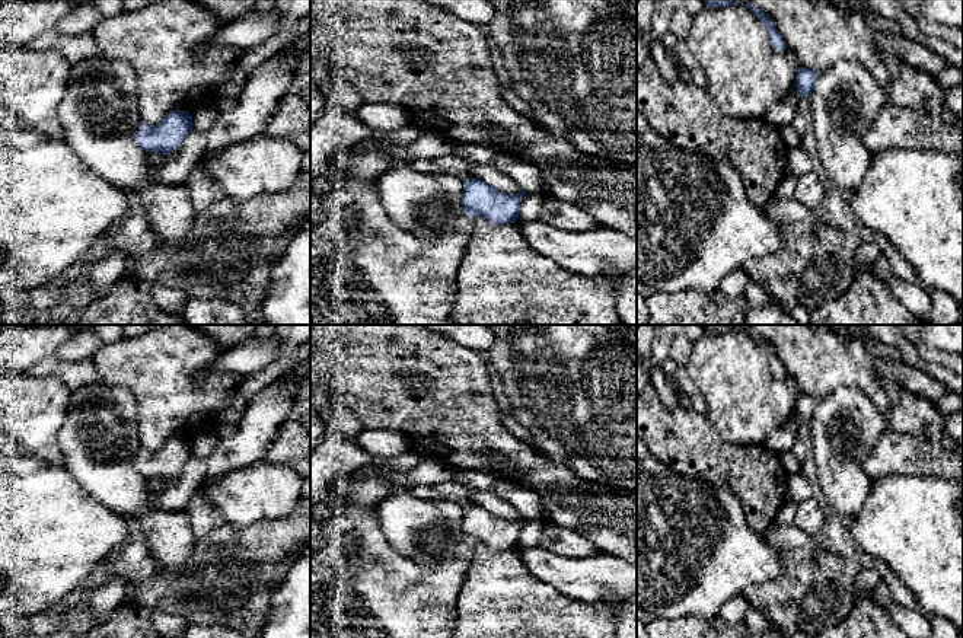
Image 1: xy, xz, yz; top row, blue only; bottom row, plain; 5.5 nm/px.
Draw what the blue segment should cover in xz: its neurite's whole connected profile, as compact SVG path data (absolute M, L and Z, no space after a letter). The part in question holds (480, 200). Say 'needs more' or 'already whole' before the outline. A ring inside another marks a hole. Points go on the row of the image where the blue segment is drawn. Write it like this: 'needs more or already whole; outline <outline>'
needs more; outline M366 141L338 151L325 173L339 176L335 185L353 194L355 211L344 236L316 240L310 245L310 325L457 325L453 319L456 275L469 242L473 220L485 217L492 224L516 223L520 202L527 192L523 189L519 194L500 192L481 179L472 178L465 182L462 194L465 216L456 229L441 237L418 237L401 229L389 218L380 204L373 181L355 178L345 172L345 163L363 153Z

